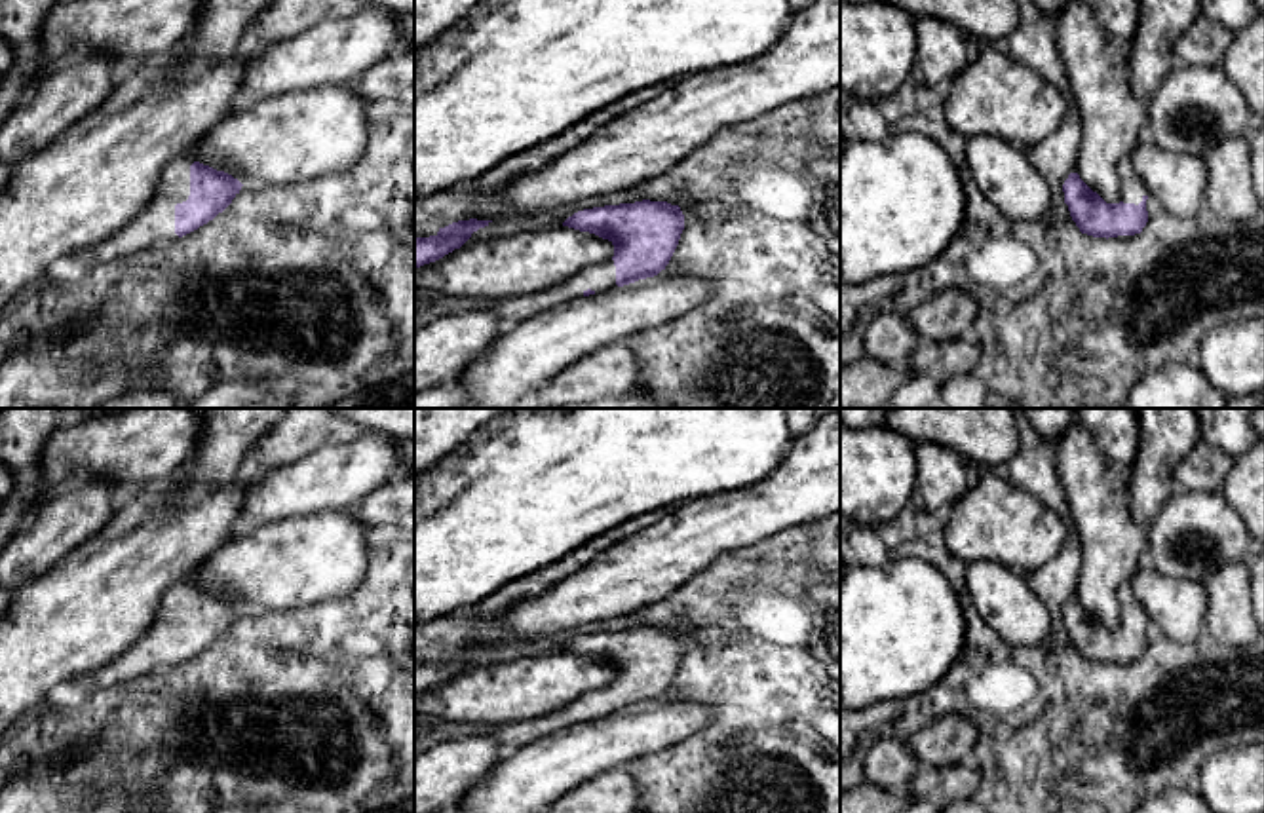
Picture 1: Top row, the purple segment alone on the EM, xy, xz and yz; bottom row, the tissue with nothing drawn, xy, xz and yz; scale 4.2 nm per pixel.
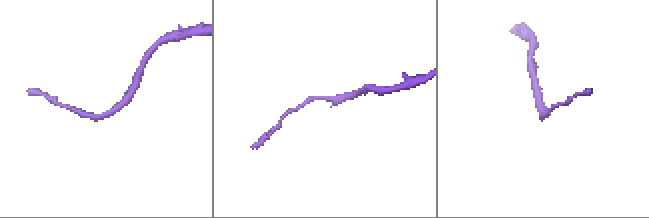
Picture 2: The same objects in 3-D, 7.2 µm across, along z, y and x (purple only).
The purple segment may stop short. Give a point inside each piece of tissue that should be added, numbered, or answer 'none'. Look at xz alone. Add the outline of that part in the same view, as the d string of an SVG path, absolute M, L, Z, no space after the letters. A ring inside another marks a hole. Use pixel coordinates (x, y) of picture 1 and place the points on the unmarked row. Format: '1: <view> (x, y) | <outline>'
1: xz (599, 703) | M608 686L604 690L593 690L574 699L570 705L565 705L542 718L496 726L437 722L435 728L420 739L418 747L424 750L439 743L492 737L504 747L504 750L513 752L521 747L540 741L555 729L584 722L587 714L603 718L612 712L618 712L616 691L614 686Z

